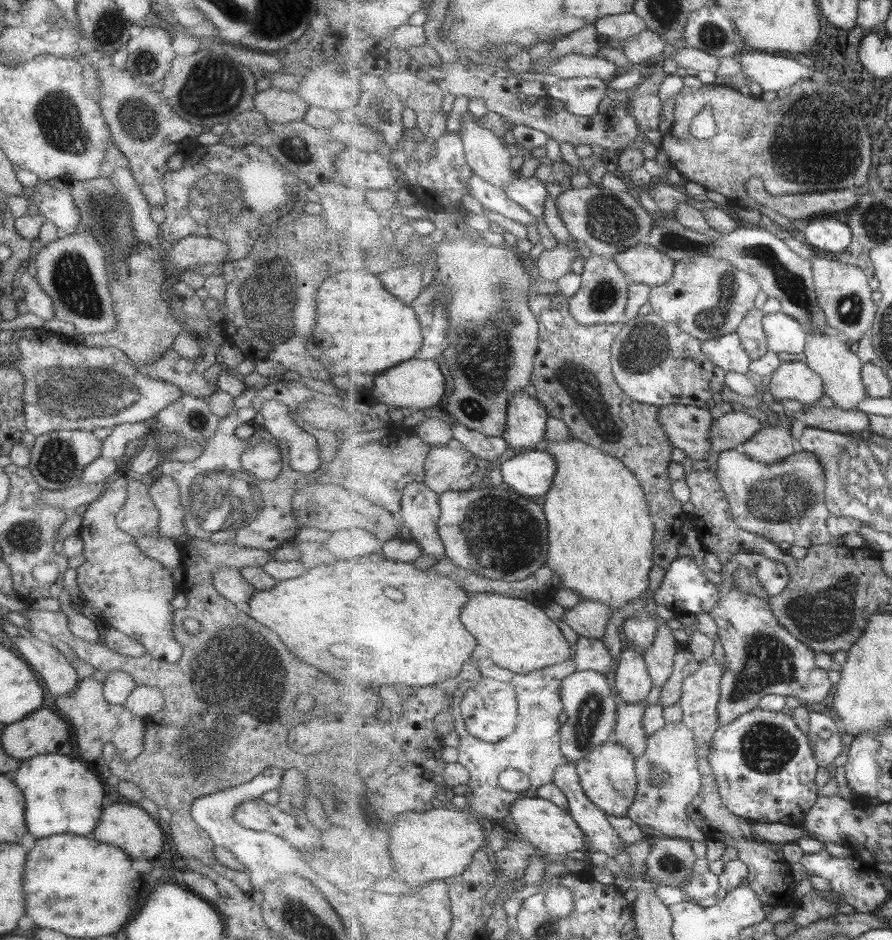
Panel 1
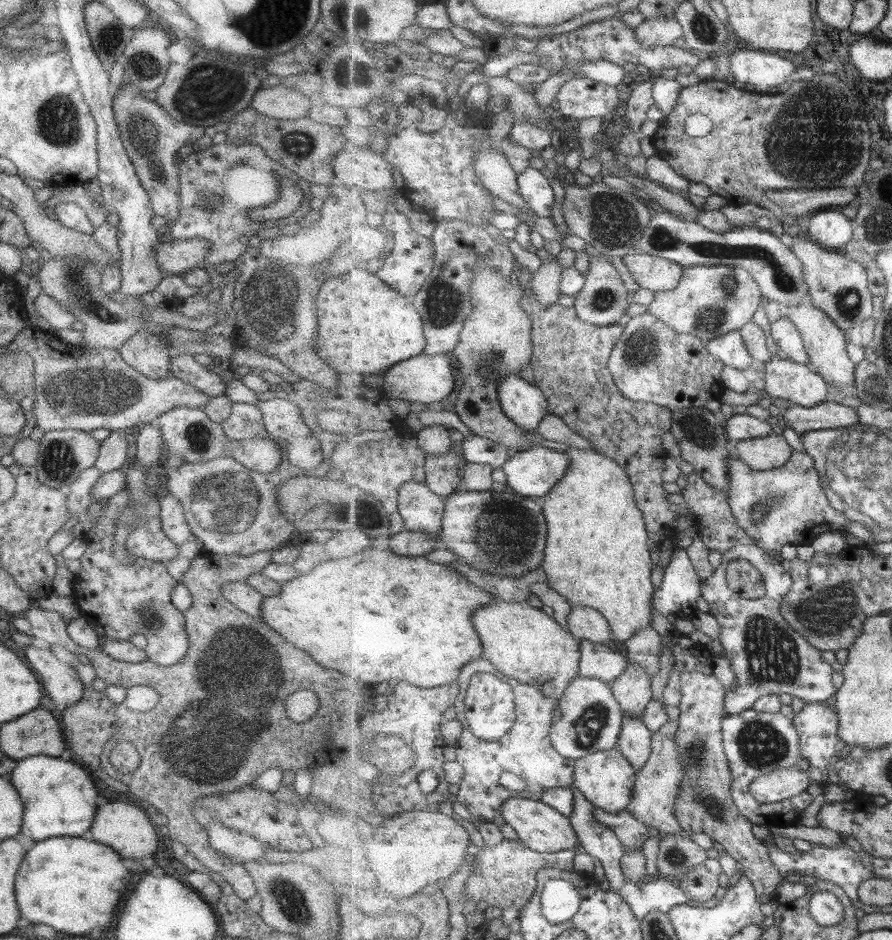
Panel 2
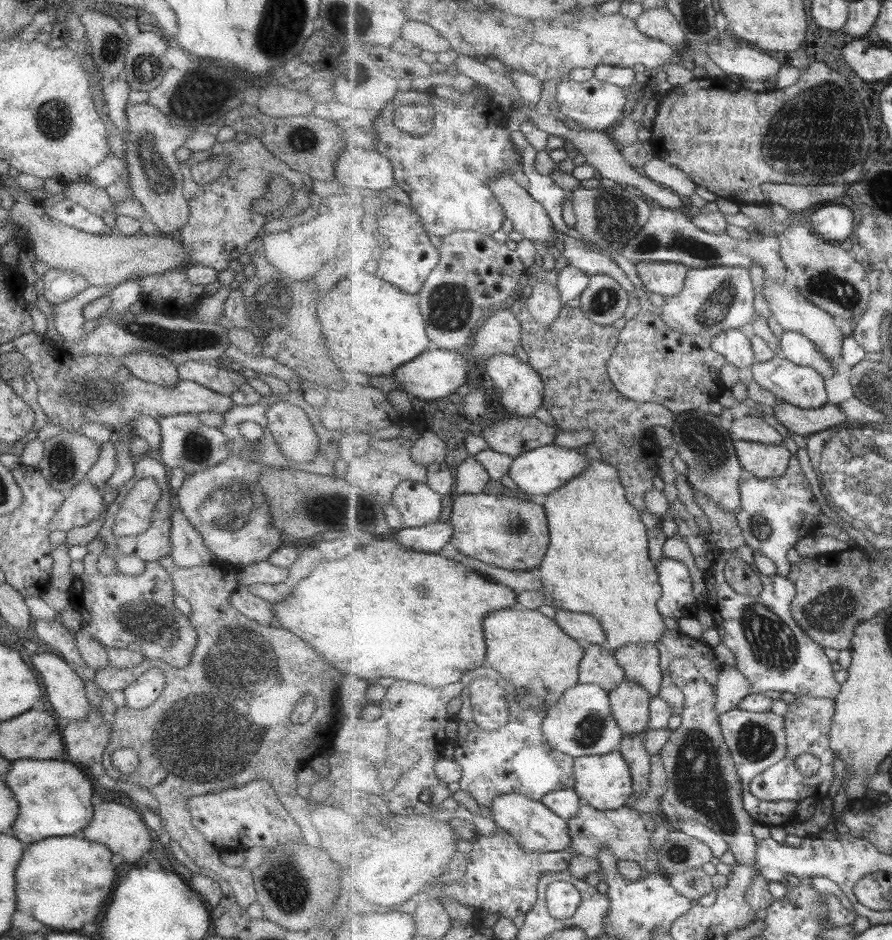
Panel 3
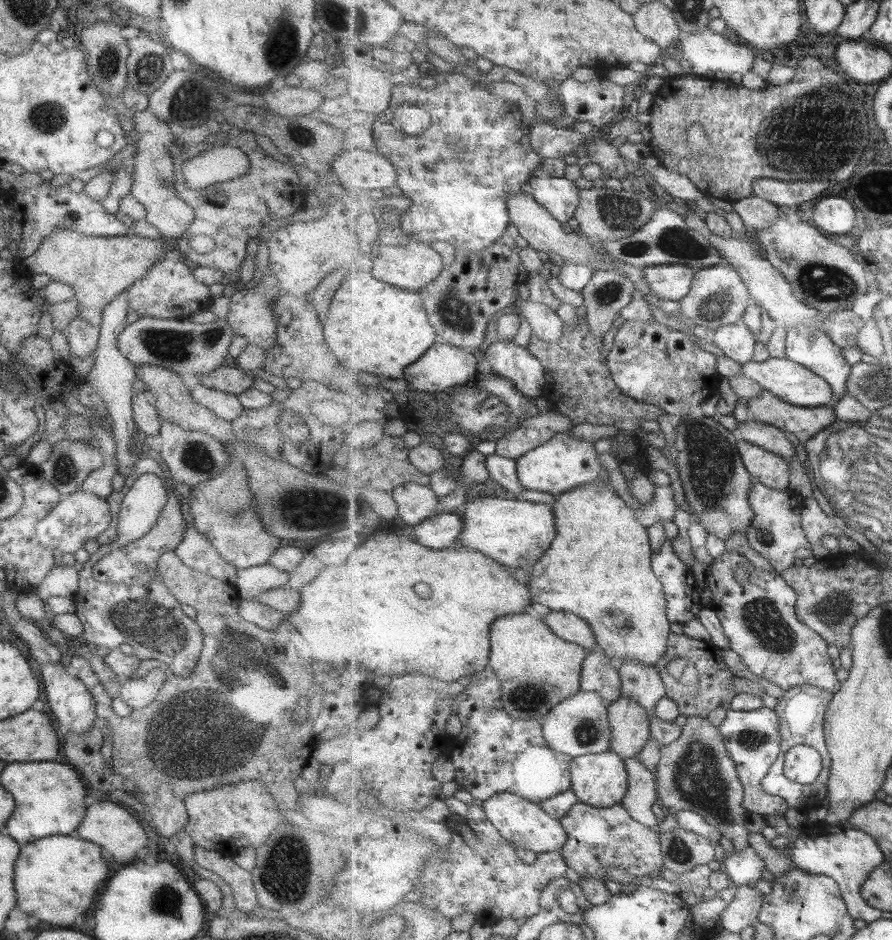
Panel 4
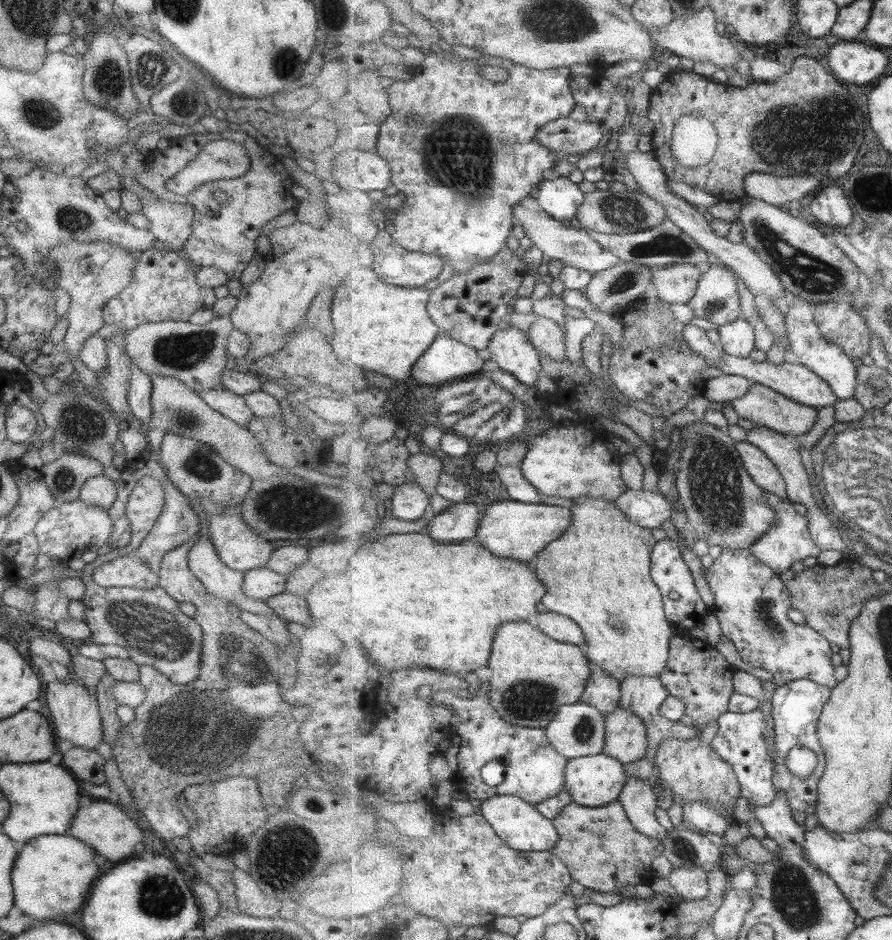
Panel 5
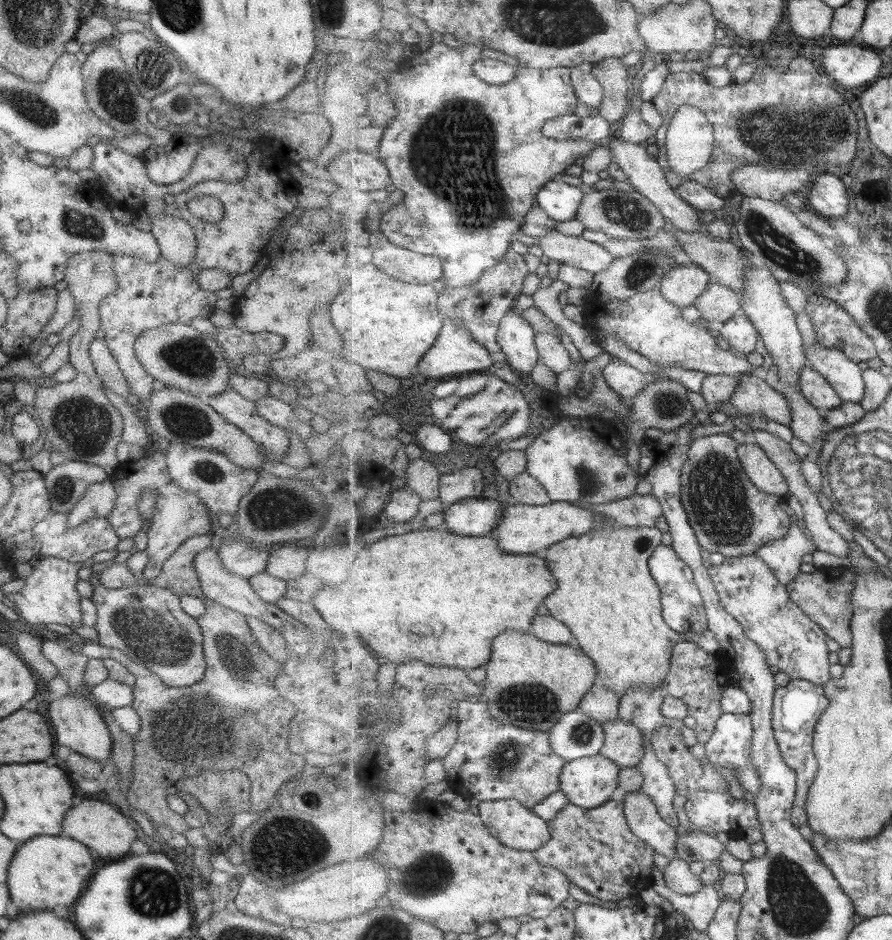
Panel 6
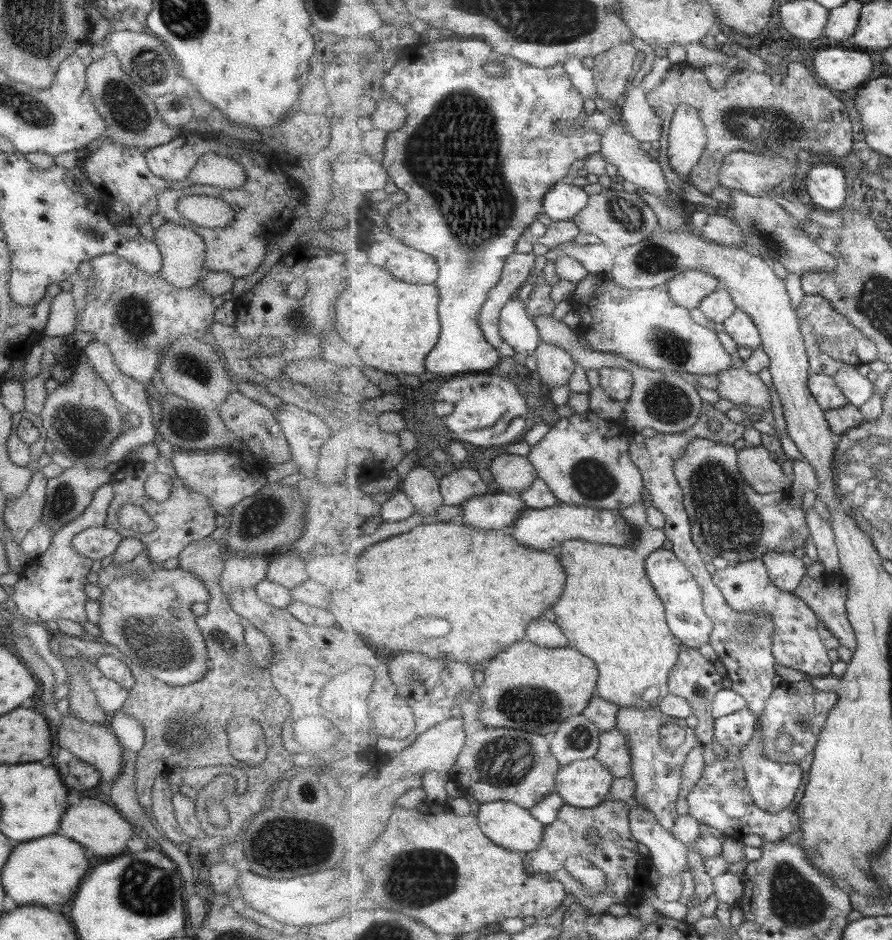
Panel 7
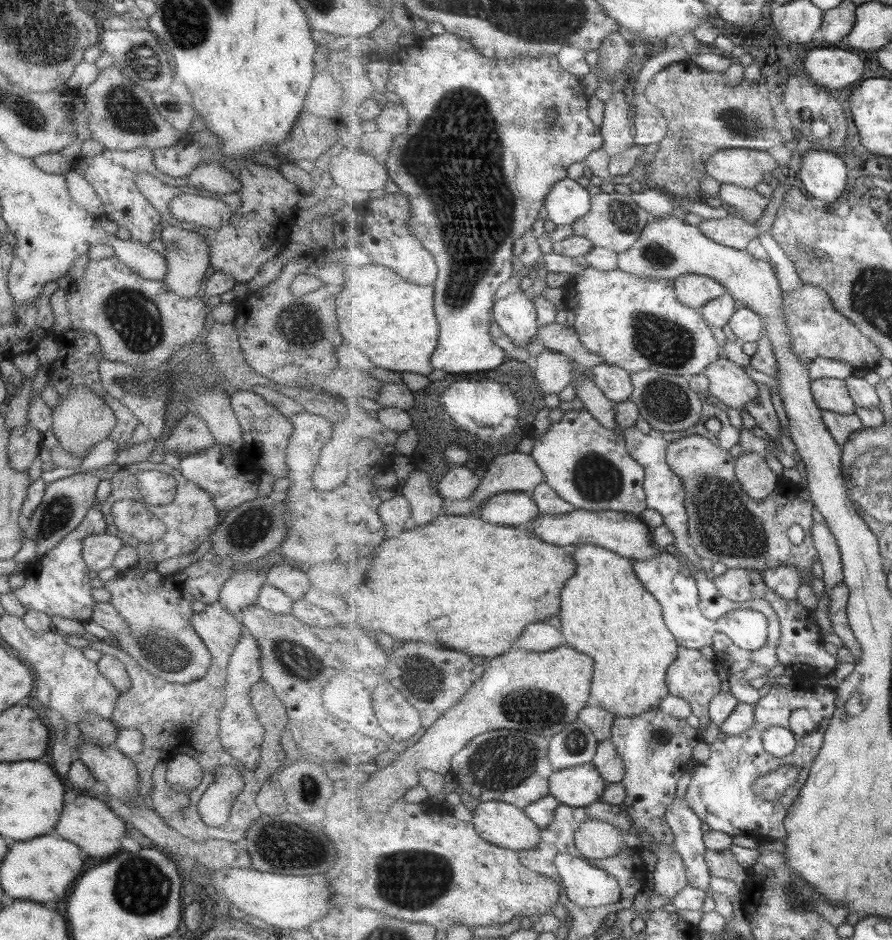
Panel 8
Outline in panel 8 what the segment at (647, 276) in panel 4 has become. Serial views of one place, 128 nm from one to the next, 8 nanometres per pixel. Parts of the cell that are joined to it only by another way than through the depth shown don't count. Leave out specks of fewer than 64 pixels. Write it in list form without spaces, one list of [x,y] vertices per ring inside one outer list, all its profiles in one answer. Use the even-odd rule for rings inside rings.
[[[686,274],[673,283],[678,301],[697,310],[728,292],[728,288],[710,276]]]

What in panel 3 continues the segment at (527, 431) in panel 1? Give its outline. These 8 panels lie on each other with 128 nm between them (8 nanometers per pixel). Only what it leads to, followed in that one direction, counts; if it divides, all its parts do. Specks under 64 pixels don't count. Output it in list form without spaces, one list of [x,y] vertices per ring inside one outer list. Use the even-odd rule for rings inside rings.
[[[498,354],[488,360],[486,373],[494,382],[500,403],[517,416],[533,416],[545,403],[542,376],[513,354]]]

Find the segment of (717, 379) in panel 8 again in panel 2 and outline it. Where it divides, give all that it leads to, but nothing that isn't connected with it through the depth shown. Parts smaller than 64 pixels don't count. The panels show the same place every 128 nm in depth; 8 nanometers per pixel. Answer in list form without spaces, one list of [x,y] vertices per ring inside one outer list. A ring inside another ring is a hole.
[[[825,401],[813,408],[795,405],[780,415],[784,423],[798,435],[807,431],[825,428],[857,426],[860,422],[859,411],[835,401]]]

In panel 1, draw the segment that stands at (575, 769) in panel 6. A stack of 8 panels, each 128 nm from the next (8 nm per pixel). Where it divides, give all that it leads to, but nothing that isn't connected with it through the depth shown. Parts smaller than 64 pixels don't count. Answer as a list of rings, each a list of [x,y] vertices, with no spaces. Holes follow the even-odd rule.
[[[615,741],[602,744],[578,760],[578,773],[591,802],[599,805],[610,816],[628,816],[638,793],[636,758],[631,749]]]

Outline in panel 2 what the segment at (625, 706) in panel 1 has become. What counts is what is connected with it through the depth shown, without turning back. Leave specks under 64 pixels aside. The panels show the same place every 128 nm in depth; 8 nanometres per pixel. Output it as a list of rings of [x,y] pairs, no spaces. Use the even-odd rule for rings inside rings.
[[[626,716],[617,748],[634,764],[636,772],[646,765],[652,753],[654,733],[647,728],[642,718]]]

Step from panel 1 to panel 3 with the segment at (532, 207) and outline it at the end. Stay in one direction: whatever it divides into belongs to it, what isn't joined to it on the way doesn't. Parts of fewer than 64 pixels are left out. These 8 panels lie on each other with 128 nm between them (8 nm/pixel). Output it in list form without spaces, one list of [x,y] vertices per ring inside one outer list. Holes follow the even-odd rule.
[[[529,158],[529,160],[523,160],[523,164],[528,191],[537,202],[540,202],[547,209],[555,228],[565,233],[568,237],[590,242],[577,232],[574,227],[569,227],[563,222],[563,204],[565,204],[566,199],[571,199],[572,194],[563,188],[559,188],[549,176],[540,174],[535,170],[536,160]]]

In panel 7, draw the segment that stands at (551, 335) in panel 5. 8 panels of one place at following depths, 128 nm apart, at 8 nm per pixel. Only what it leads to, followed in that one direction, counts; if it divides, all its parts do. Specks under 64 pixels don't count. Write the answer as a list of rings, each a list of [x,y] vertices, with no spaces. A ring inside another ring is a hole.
[[[542,341],[536,351],[537,372],[551,390],[554,386],[567,385],[575,372],[573,355],[560,346]]]

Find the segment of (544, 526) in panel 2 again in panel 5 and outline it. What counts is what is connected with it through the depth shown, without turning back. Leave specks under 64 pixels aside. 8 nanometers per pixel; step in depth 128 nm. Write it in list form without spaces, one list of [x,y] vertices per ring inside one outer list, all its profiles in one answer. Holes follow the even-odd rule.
[[[509,499],[487,506],[481,520],[476,532],[476,540],[495,556],[527,563],[535,560],[548,544],[565,534],[572,521],[572,512],[570,508],[561,506],[544,503],[529,504]]]

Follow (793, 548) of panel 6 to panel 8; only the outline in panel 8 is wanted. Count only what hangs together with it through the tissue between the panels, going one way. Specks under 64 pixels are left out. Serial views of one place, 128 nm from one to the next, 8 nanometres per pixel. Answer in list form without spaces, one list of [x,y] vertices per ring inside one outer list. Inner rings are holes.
[[[783,563],[777,568],[762,572],[767,586],[785,600],[797,599],[797,590],[801,586],[801,574],[798,566],[789,563]]]

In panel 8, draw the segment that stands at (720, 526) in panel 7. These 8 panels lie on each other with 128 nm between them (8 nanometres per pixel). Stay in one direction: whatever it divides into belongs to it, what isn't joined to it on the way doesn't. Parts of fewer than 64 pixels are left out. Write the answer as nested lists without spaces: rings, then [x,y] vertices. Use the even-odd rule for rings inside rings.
[[[691,435],[685,438],[678,439],[673,444],[671,444],[668,449],[668,463],[671,465],[671,468],[674,469],[679,476],[682,477],[684,482],[684,487],[686,488],[686,509],[688,515],[690,516],[690,541],[691,544],[696,548],[699,556],[701,558],[709,558],[713,562],[721,562],[727,568],[746,568],[746,569],[759,569],[761,572],[764,570],[774,569],[778,566],[781,566],[783,563],[789,563],[799,567],[799,570],[803,573],[803,571],[808,570],[810,572],[811,578],[813,579],[813,575],[811,574],[811,566],[819,560],[818,548],[815,548],[814,545],[814,536],[812,535],[812,526],[815,520],[813,520],[813,508],[814,503],[811,500],[805,501],[799,498],[799,491],[801,491],[799,485],[791,486],[789,484],[784,484],[780,489],[773,491],[766,499],[763,500],[755,500],[744,488],[742,482],[739,480],[739,477],[736,475],[736,461],[737,458],[731,456],[729,451],[724,448],[719,448],[719,445],[716,445],[711,439],[708,439],[704,436],[699,435]],[[793,524],[798,524],[802,527],[804,531],[805,537],[803,539],[803,543],[800,545],[793,545],[791,540],[789,540],[789,528],[793,526]]]

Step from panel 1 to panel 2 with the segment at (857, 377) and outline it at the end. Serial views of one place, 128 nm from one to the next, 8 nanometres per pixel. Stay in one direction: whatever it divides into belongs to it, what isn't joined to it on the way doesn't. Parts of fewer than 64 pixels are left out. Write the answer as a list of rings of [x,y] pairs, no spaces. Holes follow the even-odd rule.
[[[803,304],[797,308],[785,308],[785,316],[789,317],[799,328],[804,336],[804,345],[810,356],[809,364],[828,382],[829,386],[835,388],[856,388],[857,363],[853,362],[847,350],[849,343],[848,333],[841,330],[835,321],[814,304]]]

